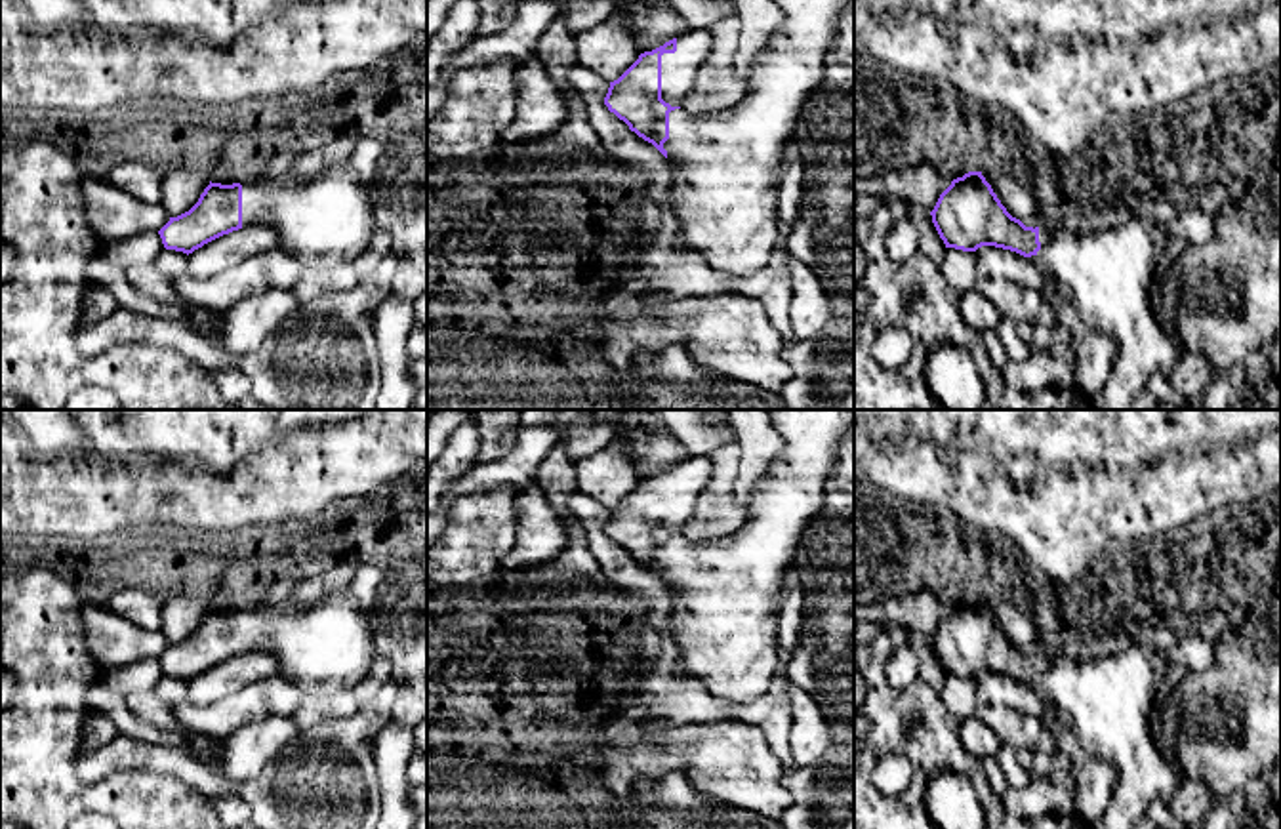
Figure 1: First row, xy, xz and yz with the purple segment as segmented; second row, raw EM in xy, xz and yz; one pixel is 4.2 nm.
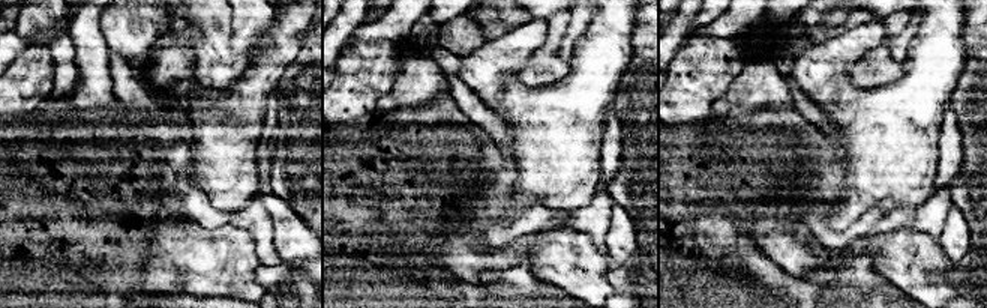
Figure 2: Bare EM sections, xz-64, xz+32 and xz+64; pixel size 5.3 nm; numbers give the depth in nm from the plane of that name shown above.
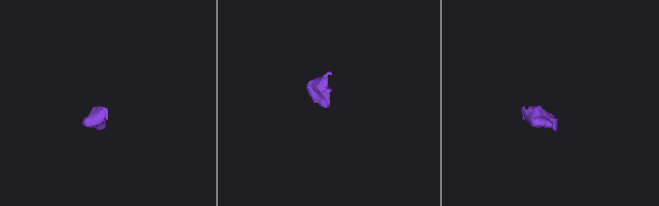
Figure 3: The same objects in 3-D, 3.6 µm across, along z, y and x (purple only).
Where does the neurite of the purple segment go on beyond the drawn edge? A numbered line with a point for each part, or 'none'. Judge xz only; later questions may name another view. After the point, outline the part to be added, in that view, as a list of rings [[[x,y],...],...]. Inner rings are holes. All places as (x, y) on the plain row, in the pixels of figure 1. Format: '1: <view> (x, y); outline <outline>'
1: xz (679, 496); outline [[[690,455],[677,465],[677,478],[661,482],[661,526],[681,534],[692,515],[698,495],[707,488],[713,465],[707,455]]]
2: xz (729, 591); outline [[[766,410],[783,450],[757,480],[743,526],[707,543],[682,545],[669,539],[669,566],[663,570],[675,610],[669,614],[679,661],[675,673],[698,678],[719,699],[747,703],[764,694],[782,675],[778,617],[785,595],[785,572],[795,564],[804,532],[825,505],[825,478],[839,444],[854,427],[854,410]]]

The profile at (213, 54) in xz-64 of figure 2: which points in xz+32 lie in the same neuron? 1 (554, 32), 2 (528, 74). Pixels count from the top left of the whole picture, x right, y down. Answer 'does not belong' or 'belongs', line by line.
1: belongs
2: belongs

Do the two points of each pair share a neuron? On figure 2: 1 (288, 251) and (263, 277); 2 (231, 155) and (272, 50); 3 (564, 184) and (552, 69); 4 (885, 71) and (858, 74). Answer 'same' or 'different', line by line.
1: different
2: same
3: different
4: same

